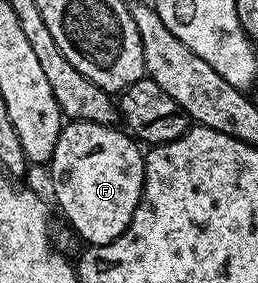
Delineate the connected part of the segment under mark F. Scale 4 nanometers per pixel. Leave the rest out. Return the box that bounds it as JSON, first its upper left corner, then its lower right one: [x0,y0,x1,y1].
[50,120,145,245]

